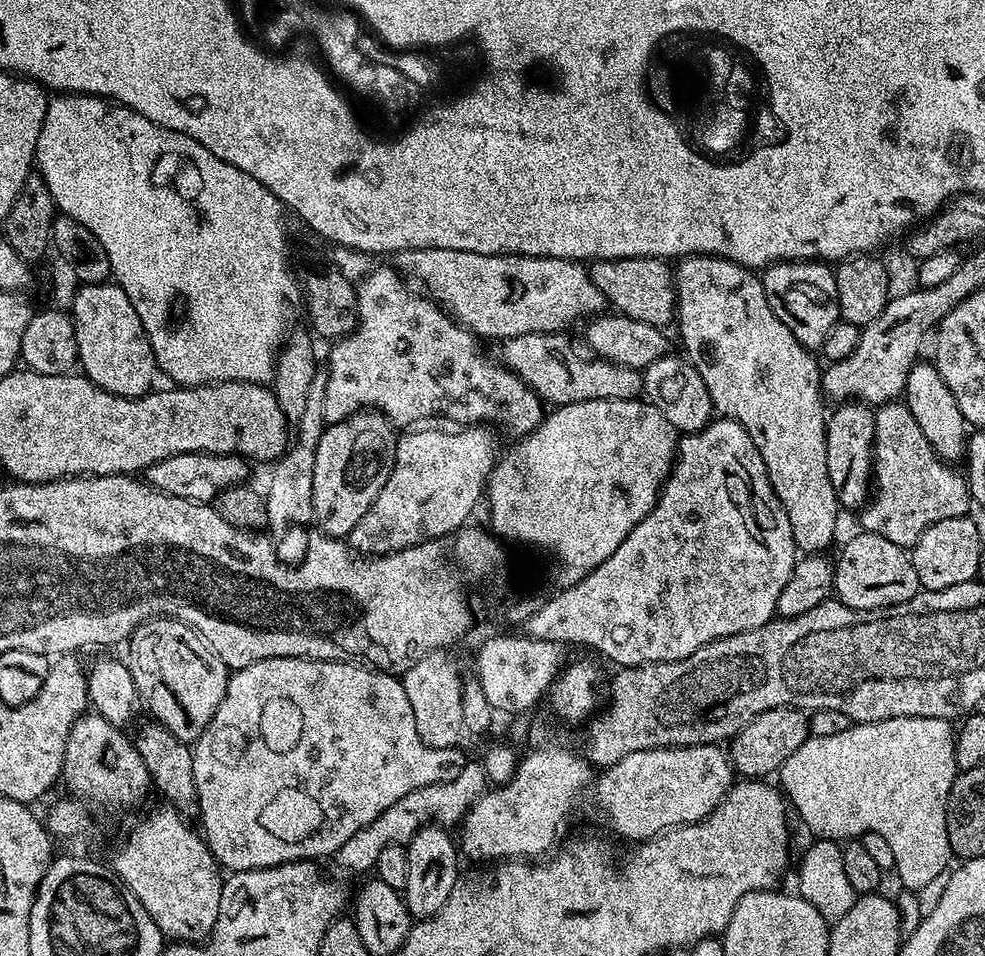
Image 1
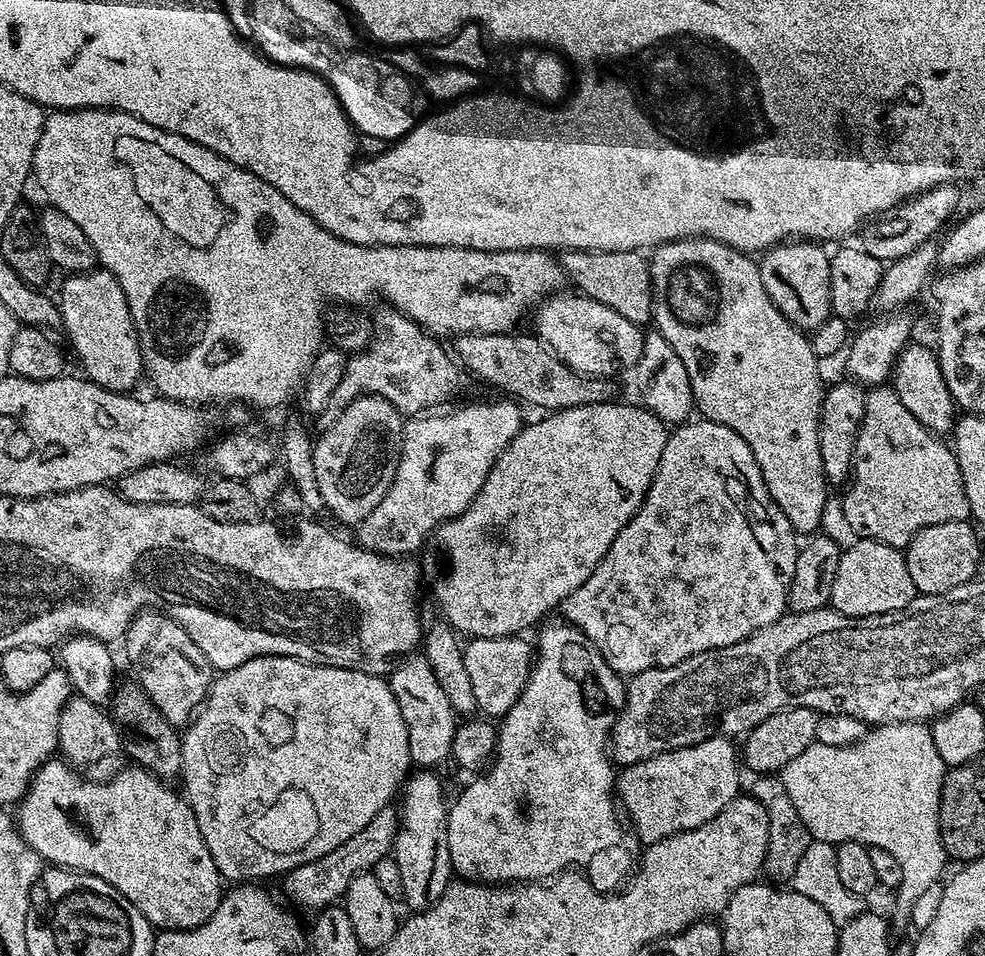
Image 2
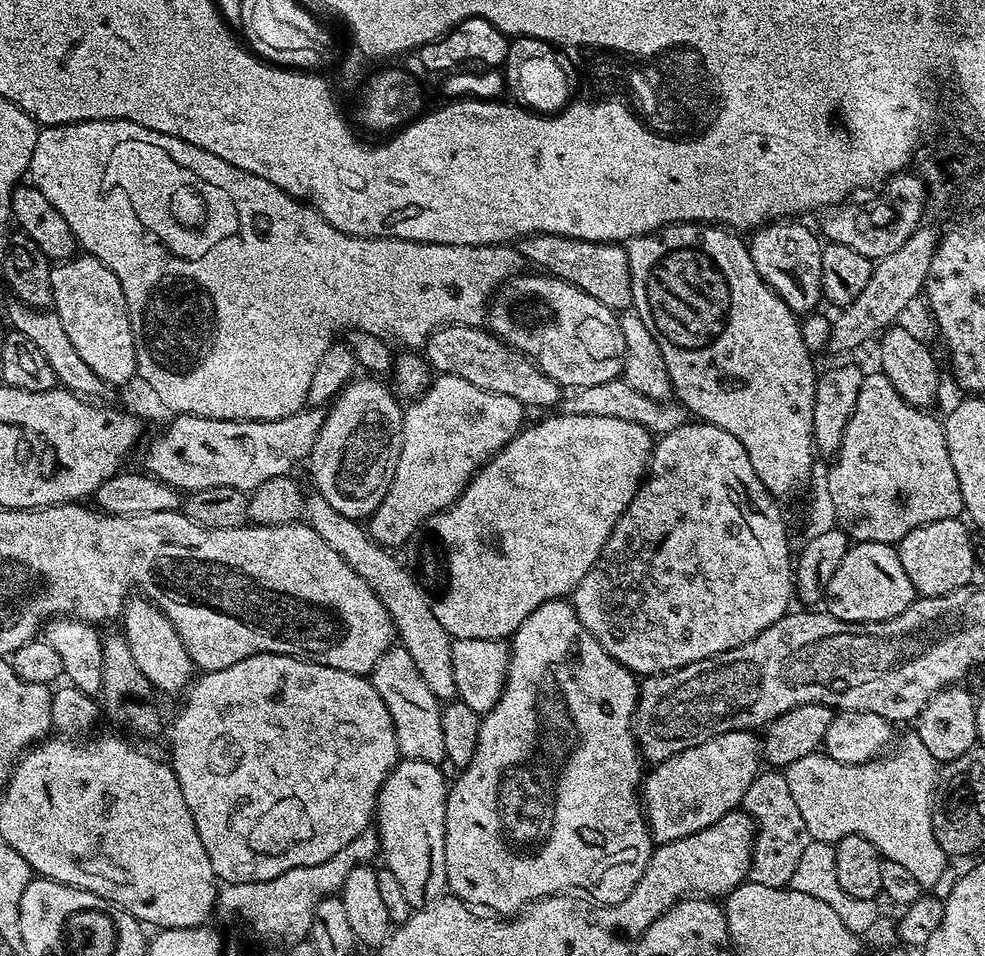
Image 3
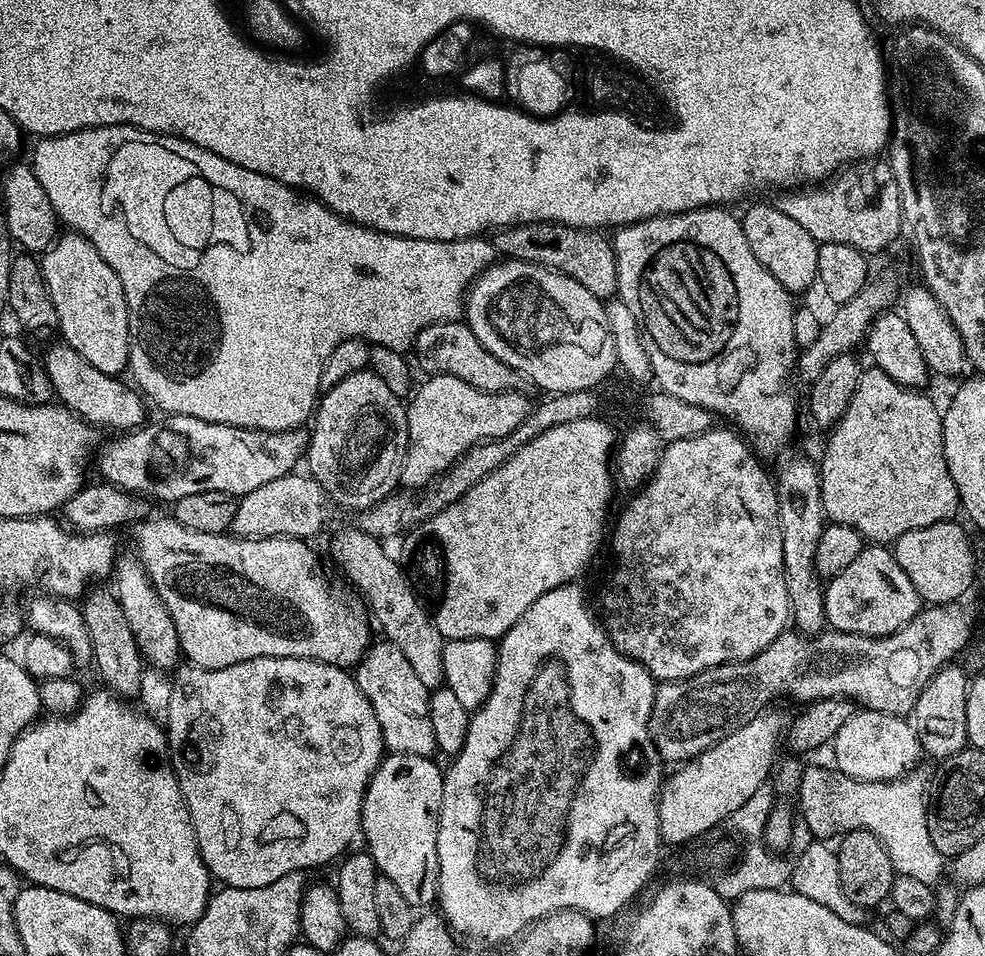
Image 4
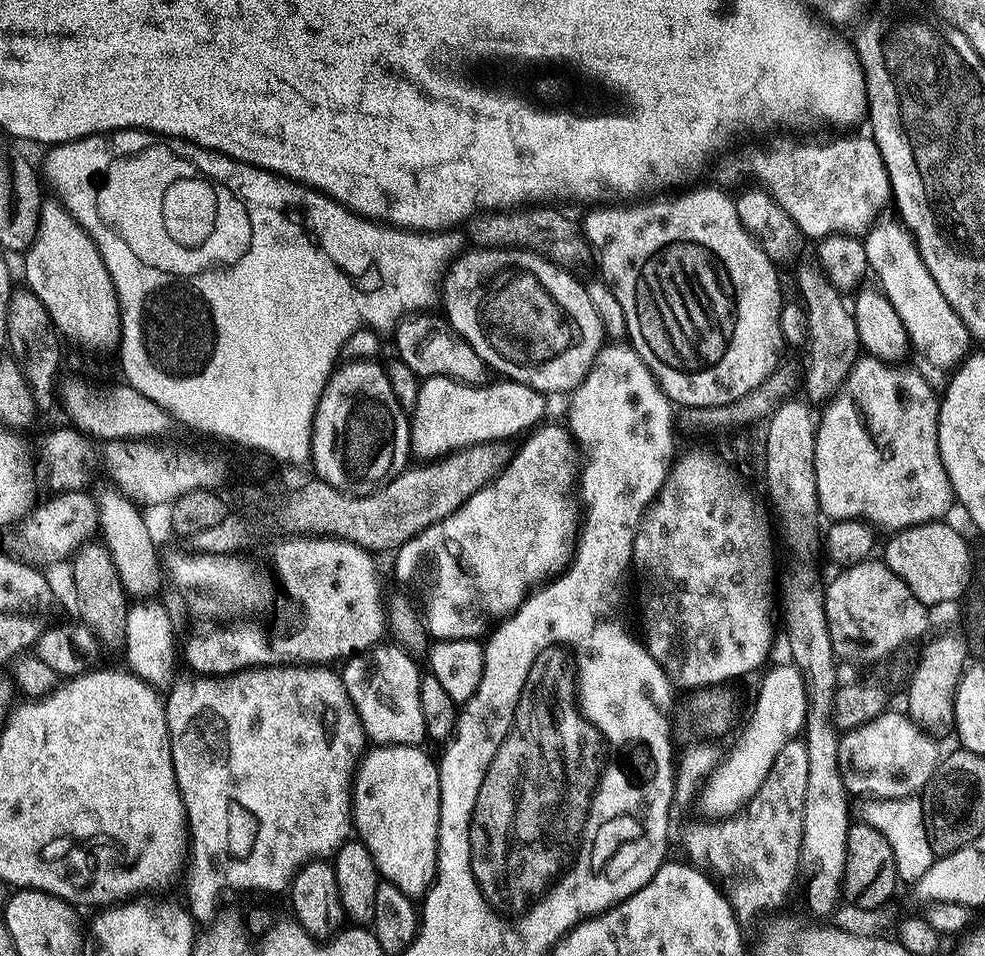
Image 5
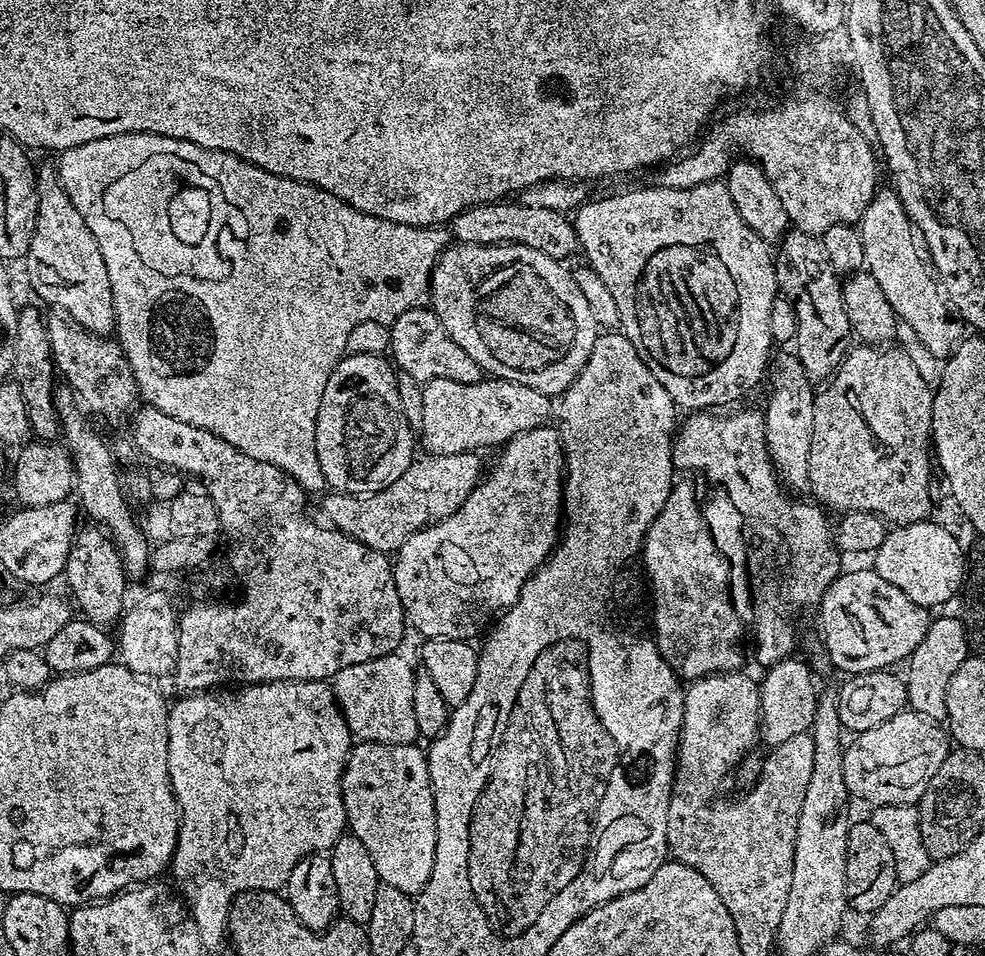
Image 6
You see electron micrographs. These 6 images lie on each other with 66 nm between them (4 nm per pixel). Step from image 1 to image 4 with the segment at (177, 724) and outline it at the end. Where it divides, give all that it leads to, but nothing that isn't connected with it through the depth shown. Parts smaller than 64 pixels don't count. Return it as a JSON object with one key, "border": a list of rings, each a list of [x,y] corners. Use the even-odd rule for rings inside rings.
{"border":[[[117,555],[114,561],[115,580],[116,598],[122,606],[122,614],[126,614],[126,622],[130,622],[130,630],[134,630],[134,638],[140,647],[141,657],[153,669],[175,669],[182,660],[176,627],[158,594],[158,590],[152,585],[152,579],[148,577],[148,569],[144,567],[144,562],[139,555]]]}

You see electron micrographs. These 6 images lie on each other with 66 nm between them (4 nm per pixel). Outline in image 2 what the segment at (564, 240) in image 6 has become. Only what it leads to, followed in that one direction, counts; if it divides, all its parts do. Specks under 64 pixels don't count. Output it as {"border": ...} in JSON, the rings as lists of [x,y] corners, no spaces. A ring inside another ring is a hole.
{"border":[[[590,250],[561,251],[558,256],[560,269],[567,283],[573,284],[581,296],[588,296],[610,310],[618,310],[622,318],[644,326],[652,319],[652,286],[648,279],[648,260],[639,251],[635,252],[591,252]]]}

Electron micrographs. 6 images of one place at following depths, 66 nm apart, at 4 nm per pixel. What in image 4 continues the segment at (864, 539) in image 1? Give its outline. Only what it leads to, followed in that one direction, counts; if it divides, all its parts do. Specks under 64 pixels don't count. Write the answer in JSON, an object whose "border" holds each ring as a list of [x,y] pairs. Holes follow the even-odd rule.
{"border":[[[866,546],[856,553],[854,562],[827,581],[824,590],[824,618],[829,629],[859,636],[889,636],[906,626],[922,611],[922,601],[914,582],[906,578],[906,570],[898,566],[896,553],[888,546]]]}

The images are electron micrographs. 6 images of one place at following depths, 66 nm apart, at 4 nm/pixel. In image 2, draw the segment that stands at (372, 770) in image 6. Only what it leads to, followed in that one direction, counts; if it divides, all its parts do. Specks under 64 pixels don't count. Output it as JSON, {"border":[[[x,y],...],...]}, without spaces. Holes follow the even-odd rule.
{"border":[[[416,770],[409,775],[403,789],[404,805],[400,804],[399,828],[396,832],[396,840],[393,842],[390,855],[398,862],[398,871],[402,874],[402,886],[404,894],[403,903],[412,907],[413,913],[423,912],[443,894],[446,886],[453,879],[452,859],[450,858],[450,846],[448,845],[448,809],[449,805],[444,804],[444,788],[440,780],[432,770]]]}

